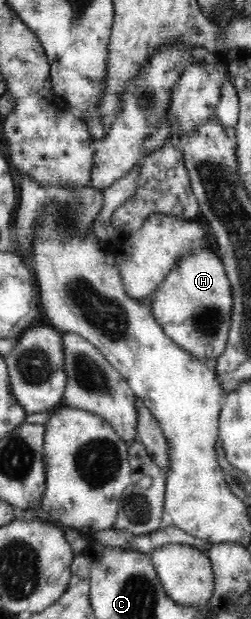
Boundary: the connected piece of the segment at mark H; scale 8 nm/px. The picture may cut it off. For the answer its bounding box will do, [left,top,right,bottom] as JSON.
[150,246,233,364]

